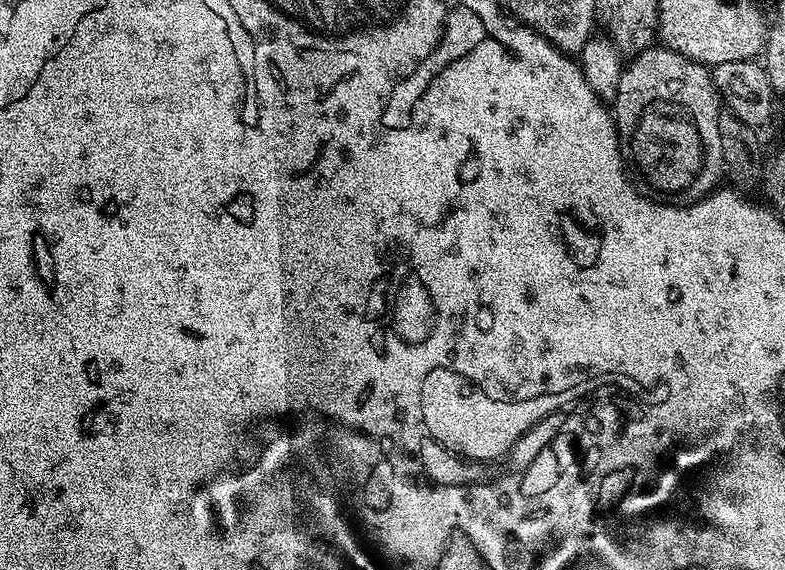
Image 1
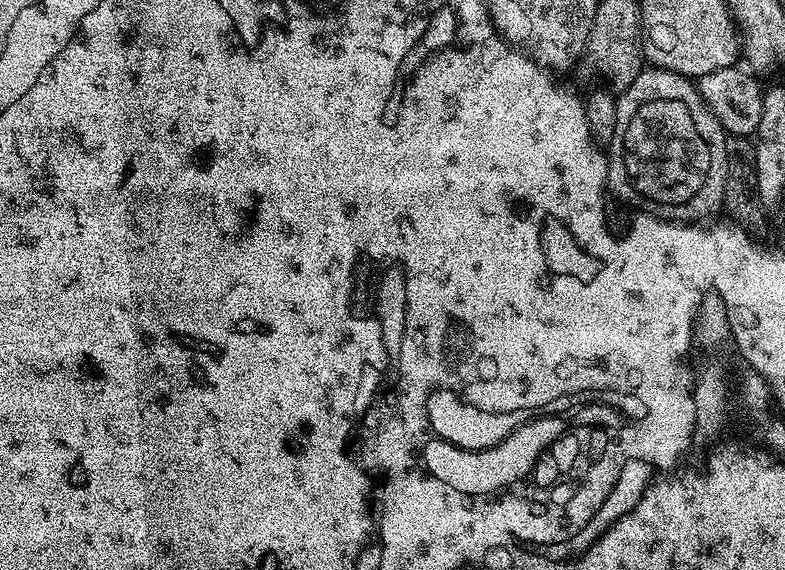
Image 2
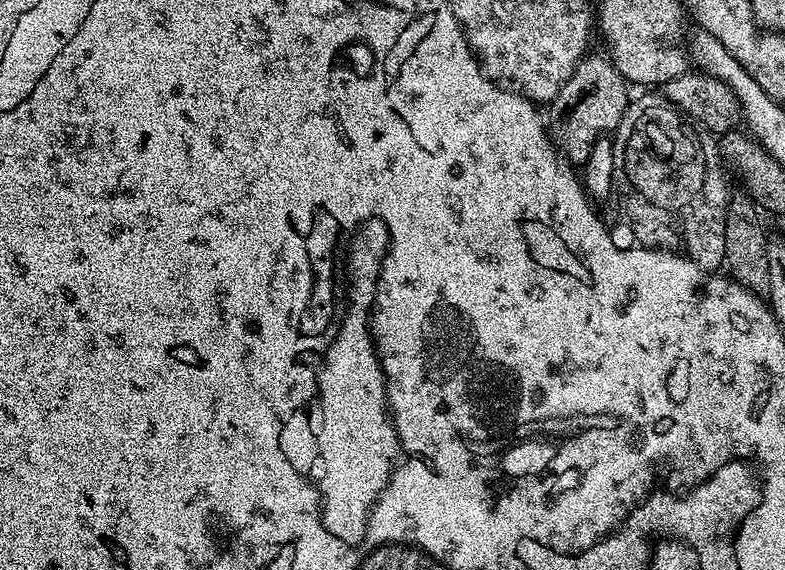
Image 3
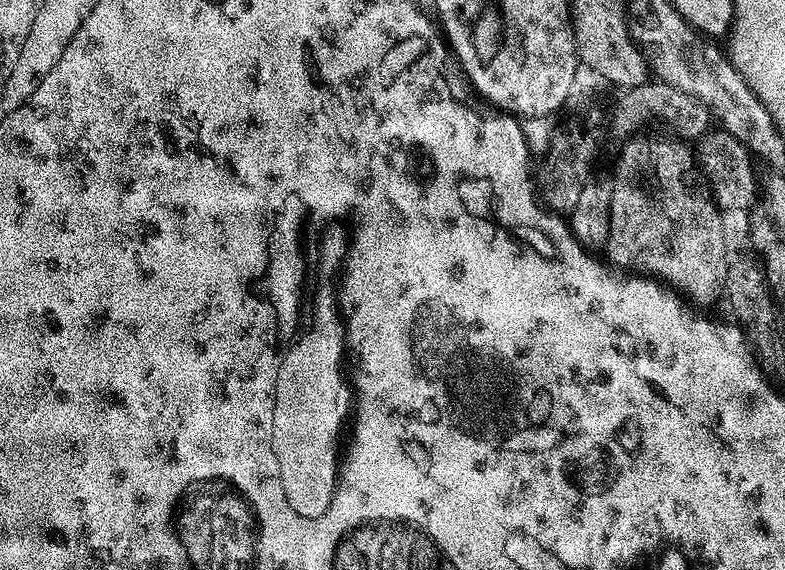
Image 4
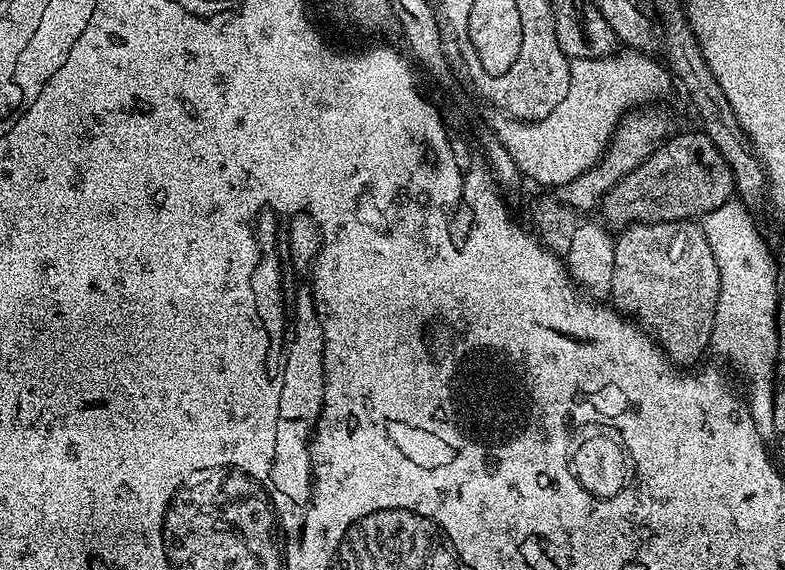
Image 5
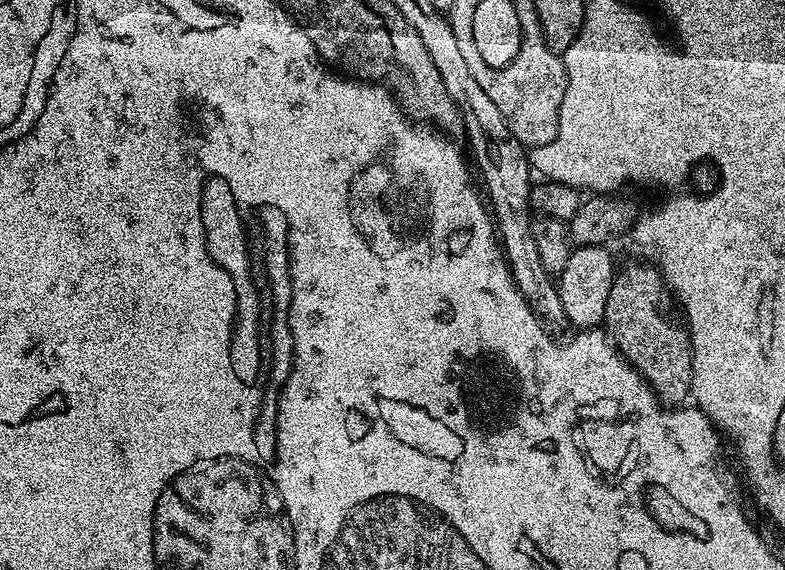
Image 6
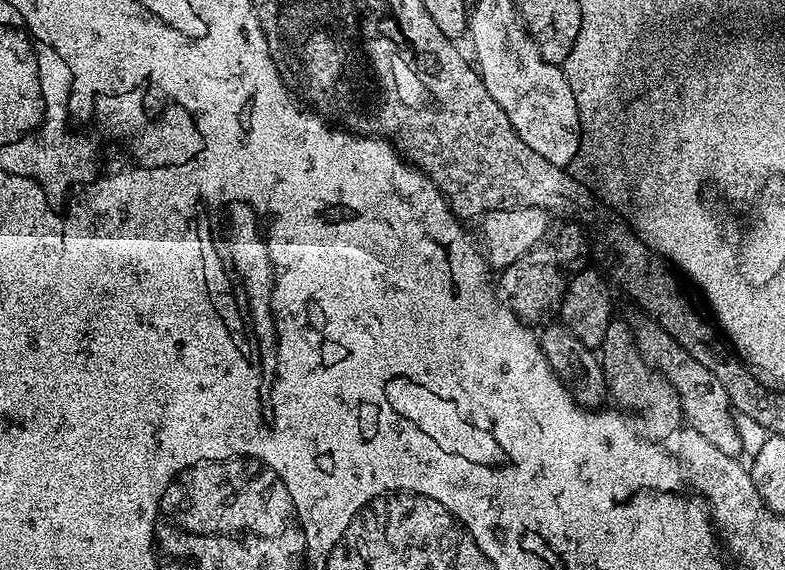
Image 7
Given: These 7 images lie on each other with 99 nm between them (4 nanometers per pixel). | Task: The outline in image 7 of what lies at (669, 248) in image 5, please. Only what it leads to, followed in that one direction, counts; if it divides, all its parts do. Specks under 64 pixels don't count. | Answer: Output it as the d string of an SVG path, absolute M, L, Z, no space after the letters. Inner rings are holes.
M620 318L613 319L599 351L600 364L604 367L604 380L608 384L608 396L616 399L621 404L617 405L633 417L640 416L639 427L648 439L667 441L667 436L678 431L684 420L680 392L640 353L633 325L623 324Z

